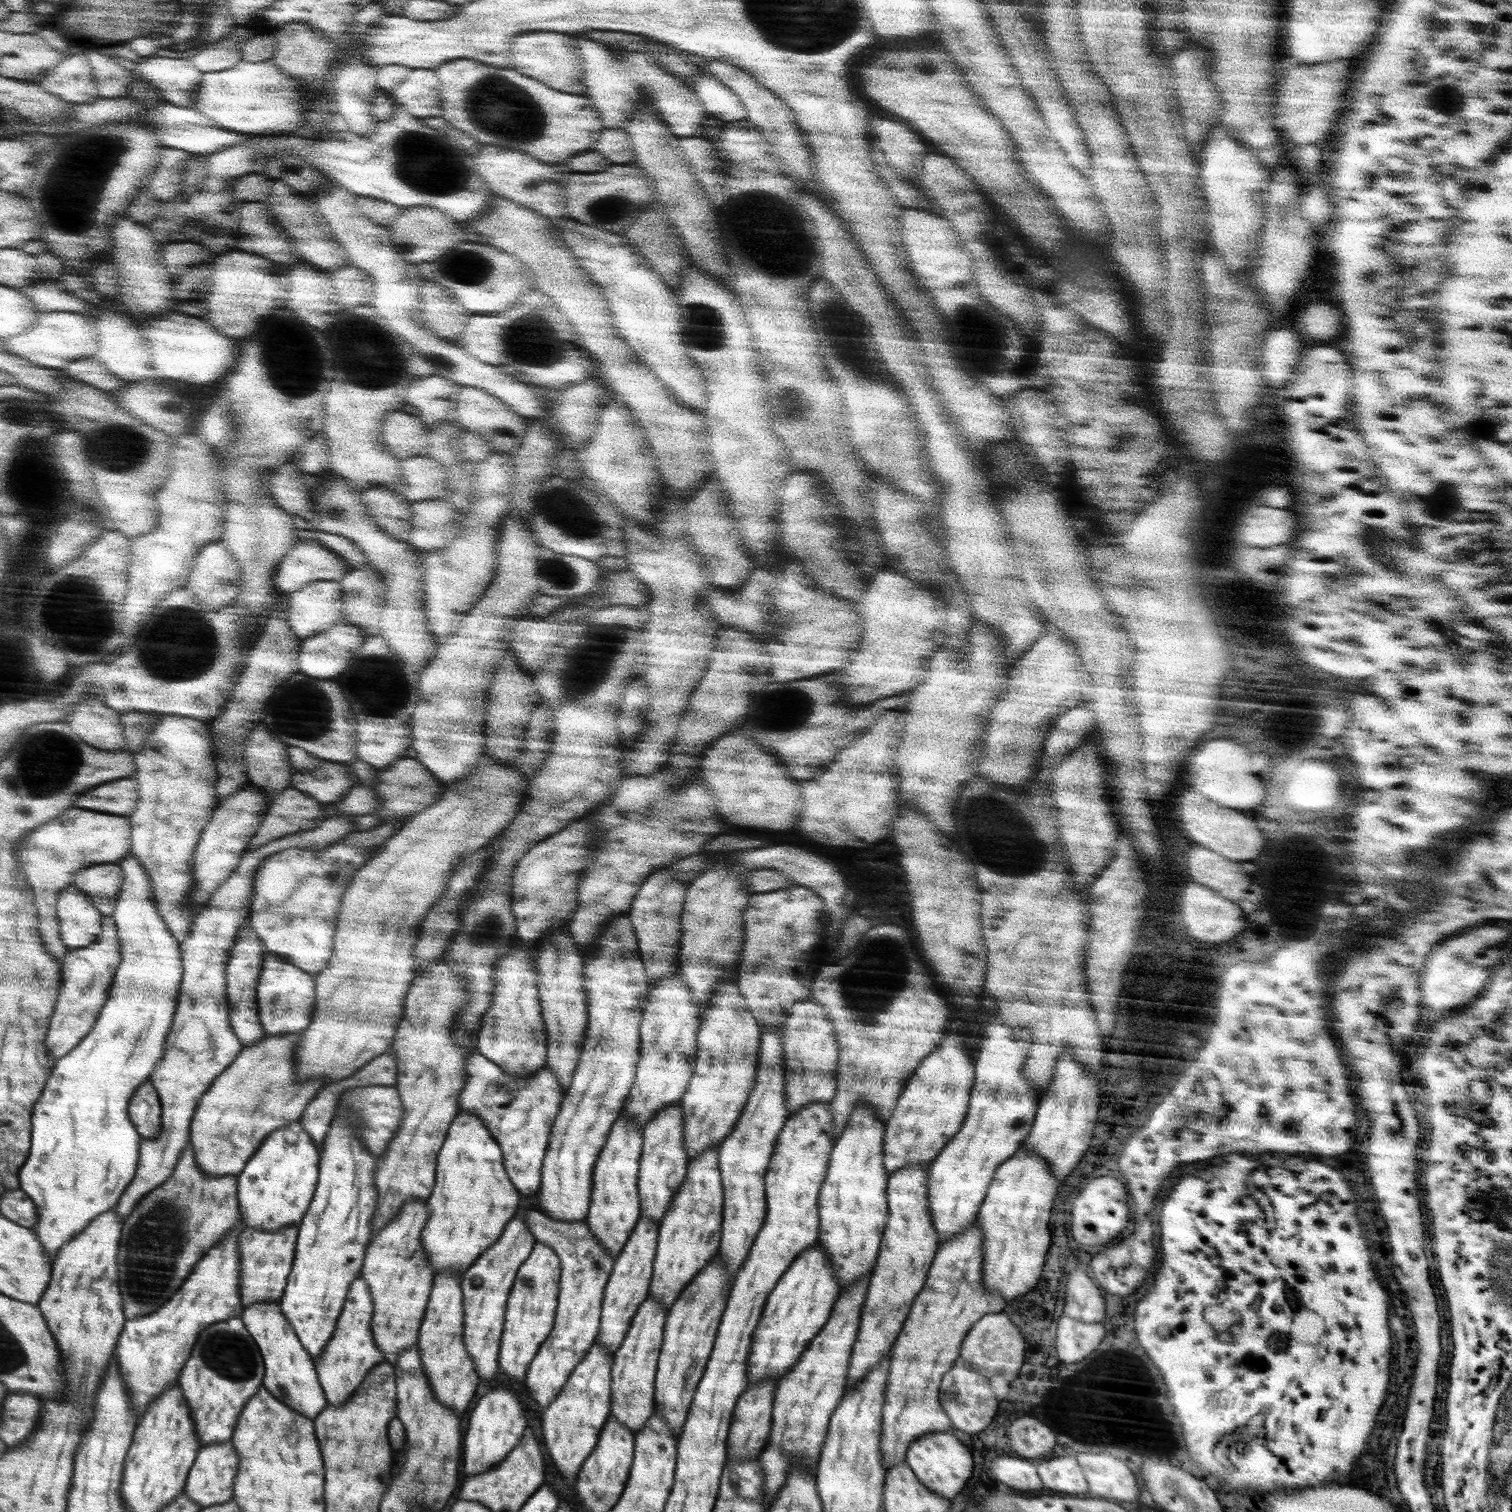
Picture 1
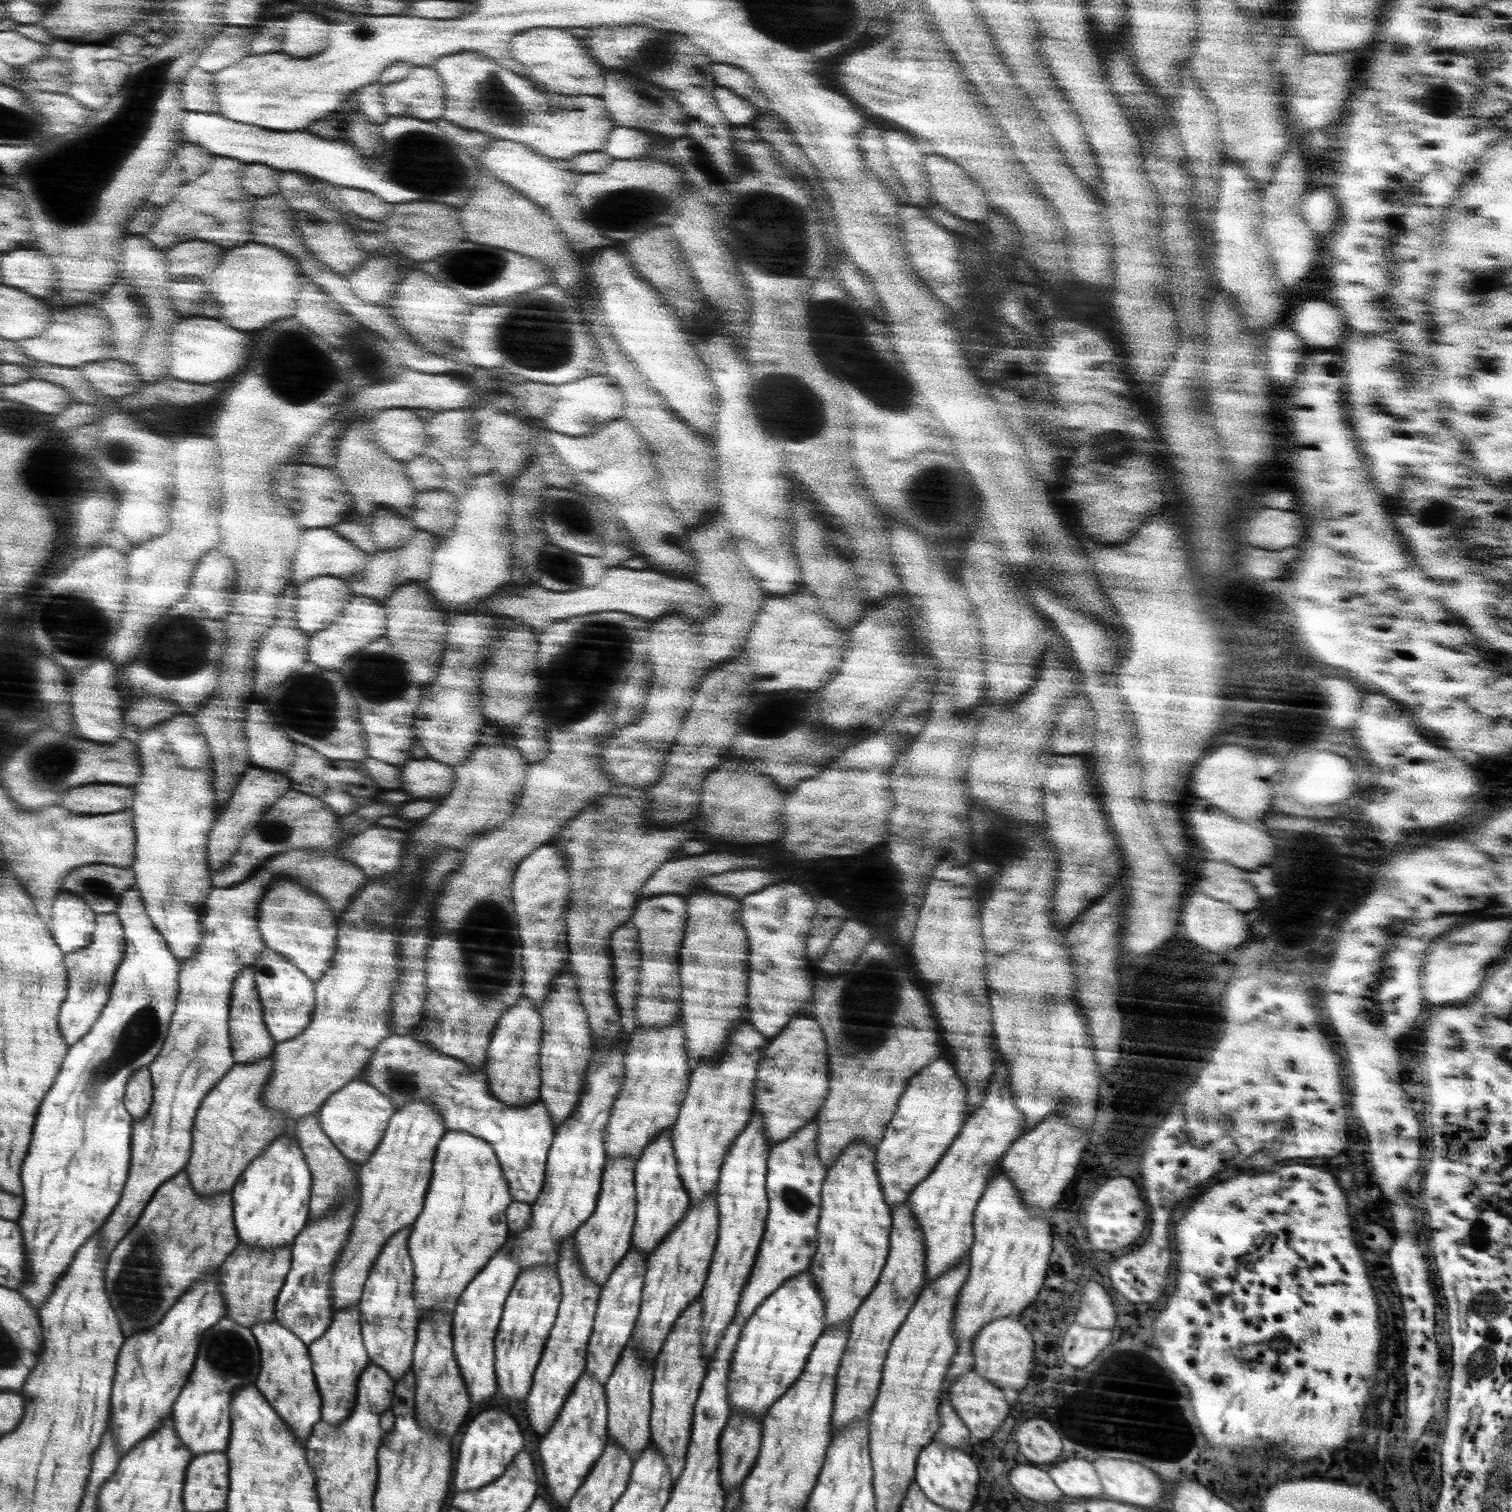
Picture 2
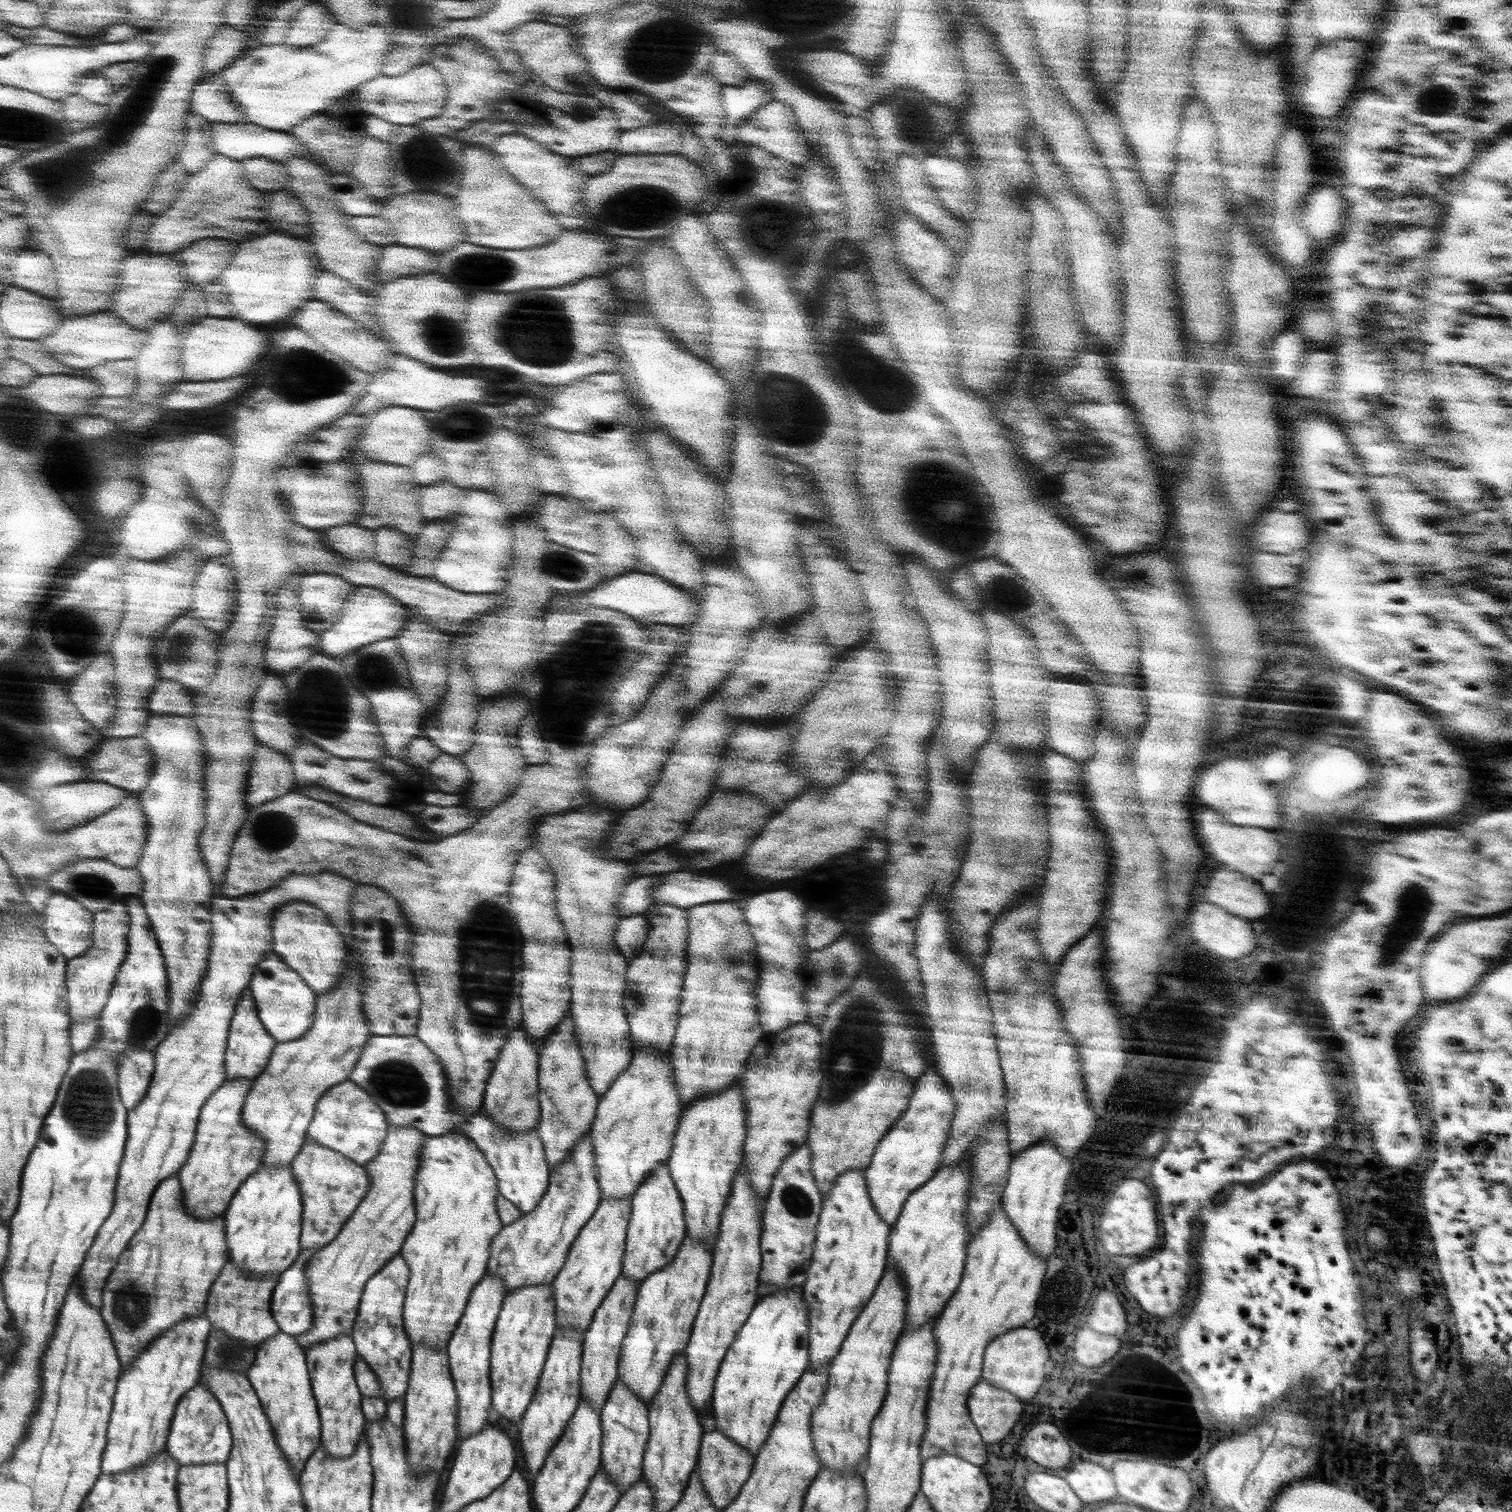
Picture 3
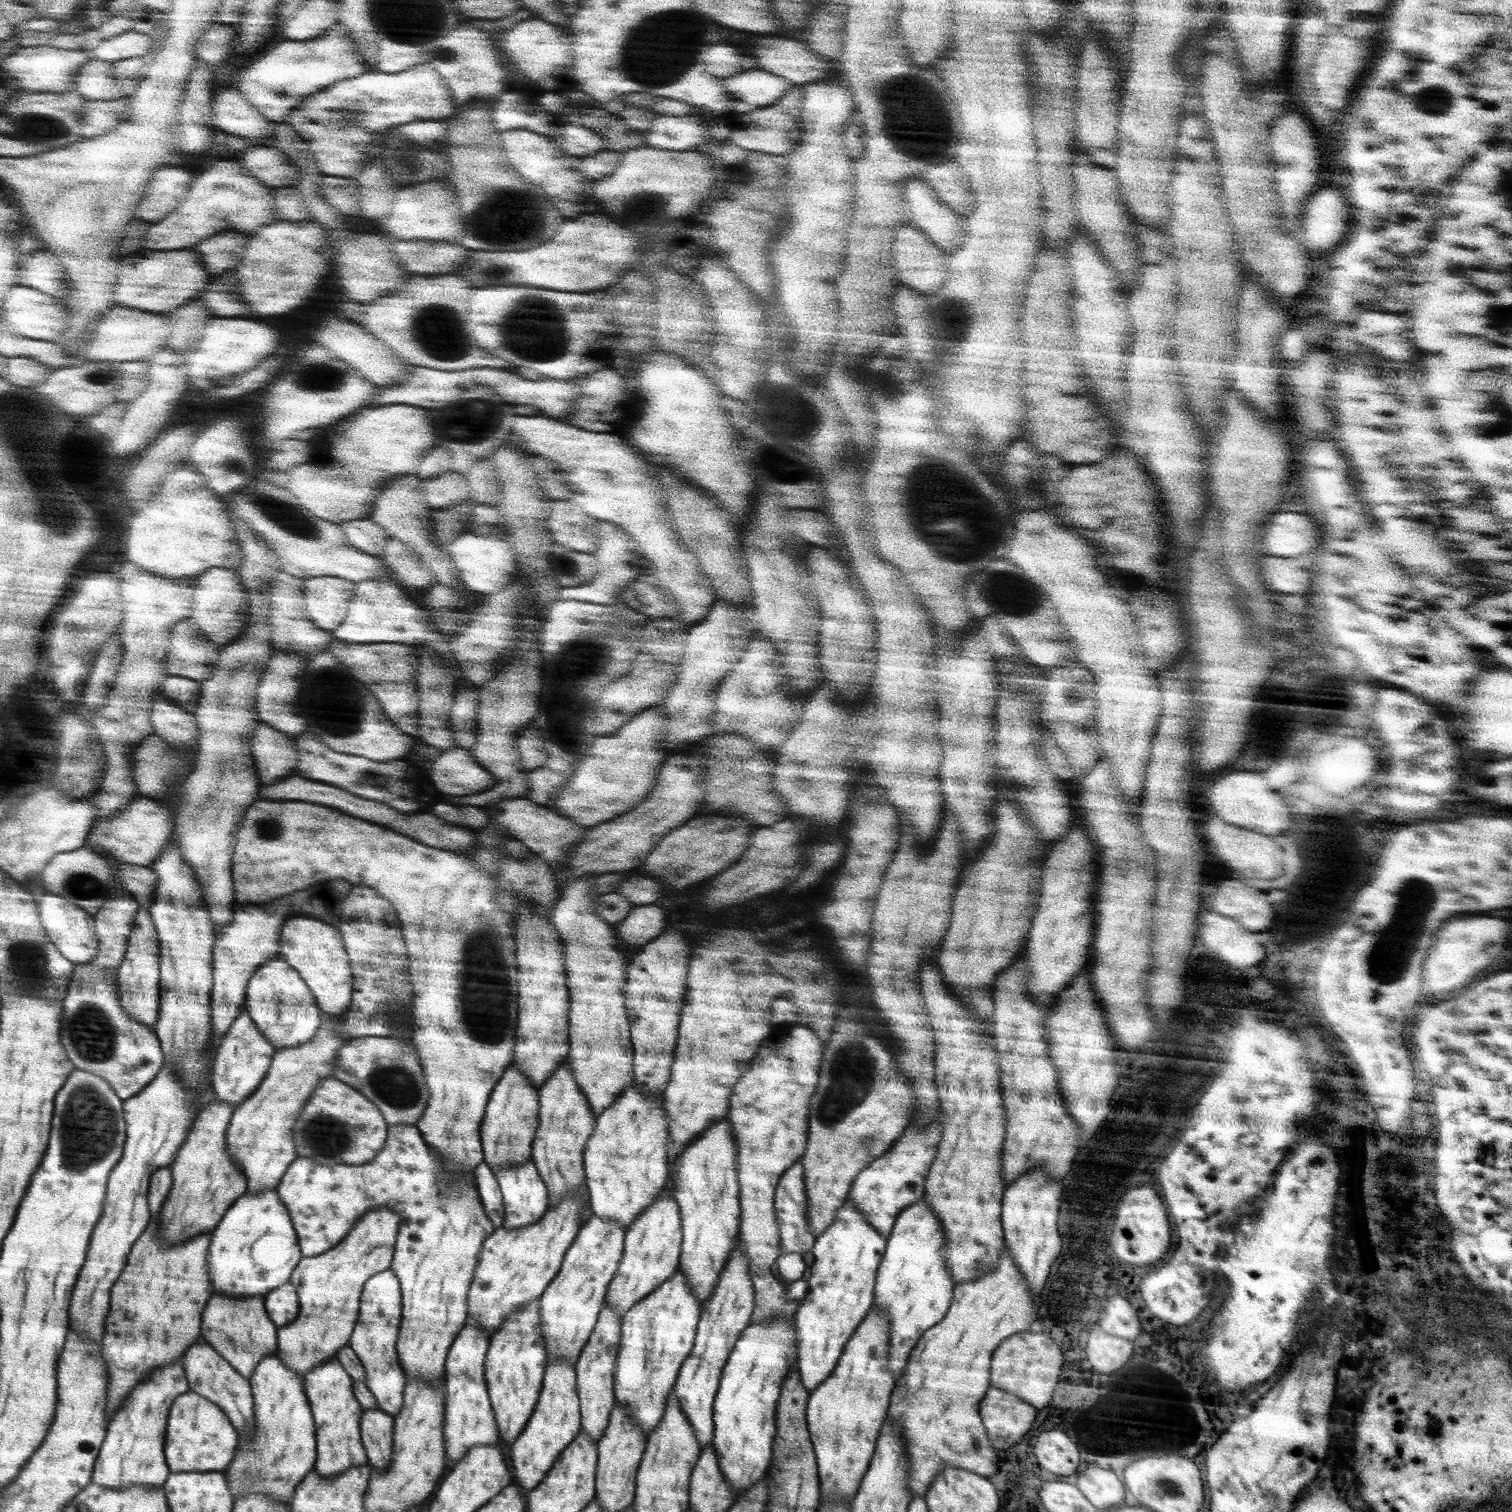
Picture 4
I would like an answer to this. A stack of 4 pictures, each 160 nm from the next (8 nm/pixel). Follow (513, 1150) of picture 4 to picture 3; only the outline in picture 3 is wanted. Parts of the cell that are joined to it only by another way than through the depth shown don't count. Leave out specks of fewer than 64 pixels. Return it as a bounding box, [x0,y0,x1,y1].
[483,1025,541,1132]

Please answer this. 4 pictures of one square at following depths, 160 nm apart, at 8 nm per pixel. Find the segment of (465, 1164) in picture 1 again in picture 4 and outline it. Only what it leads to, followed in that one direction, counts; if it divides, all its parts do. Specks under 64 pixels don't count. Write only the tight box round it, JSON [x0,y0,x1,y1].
[275,1124,496,1384]

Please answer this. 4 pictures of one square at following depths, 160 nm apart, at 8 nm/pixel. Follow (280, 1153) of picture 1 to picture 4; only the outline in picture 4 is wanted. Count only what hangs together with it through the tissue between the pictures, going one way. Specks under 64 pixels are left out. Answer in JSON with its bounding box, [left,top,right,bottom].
[208,1189,303,1299]

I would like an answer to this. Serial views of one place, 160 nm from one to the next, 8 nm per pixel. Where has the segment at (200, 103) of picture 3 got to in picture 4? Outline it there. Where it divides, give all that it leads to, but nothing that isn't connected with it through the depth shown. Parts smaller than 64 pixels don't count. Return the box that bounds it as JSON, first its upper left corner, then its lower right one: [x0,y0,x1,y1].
[212,86,274,144]

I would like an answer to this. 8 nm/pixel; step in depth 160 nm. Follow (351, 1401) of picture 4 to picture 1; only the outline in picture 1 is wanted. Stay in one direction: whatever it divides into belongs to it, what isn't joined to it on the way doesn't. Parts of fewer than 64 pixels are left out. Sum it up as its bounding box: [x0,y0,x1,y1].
[314,1276,385,1406]

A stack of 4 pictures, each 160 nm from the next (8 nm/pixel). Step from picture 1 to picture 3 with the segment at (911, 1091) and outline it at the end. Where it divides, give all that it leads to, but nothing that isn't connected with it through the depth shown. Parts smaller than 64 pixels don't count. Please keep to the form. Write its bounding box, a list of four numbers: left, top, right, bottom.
[865,1065,957,1226]

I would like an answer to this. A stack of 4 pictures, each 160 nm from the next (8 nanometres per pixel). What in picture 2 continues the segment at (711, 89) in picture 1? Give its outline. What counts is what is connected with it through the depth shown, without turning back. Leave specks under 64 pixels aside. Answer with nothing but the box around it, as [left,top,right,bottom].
[714,86,758,124]

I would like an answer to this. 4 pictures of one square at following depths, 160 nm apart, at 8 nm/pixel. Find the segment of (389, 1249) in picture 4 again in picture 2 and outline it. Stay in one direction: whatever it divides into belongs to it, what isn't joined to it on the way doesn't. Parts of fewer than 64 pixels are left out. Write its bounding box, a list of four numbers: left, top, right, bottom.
[330,1100,446,1313]

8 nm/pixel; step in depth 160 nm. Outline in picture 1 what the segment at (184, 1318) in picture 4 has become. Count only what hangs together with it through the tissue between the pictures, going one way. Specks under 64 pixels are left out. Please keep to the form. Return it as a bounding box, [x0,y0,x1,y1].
[119,1143,241,1320]

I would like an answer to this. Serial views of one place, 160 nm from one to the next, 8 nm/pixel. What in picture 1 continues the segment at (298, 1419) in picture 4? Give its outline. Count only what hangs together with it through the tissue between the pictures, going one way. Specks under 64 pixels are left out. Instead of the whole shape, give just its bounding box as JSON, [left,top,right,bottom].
[240,1300,328,1419]

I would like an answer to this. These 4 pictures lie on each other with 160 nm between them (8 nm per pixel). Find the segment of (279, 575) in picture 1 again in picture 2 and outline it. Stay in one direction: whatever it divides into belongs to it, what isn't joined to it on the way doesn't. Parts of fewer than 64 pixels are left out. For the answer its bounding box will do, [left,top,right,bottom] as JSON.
[292,527,371,586]

